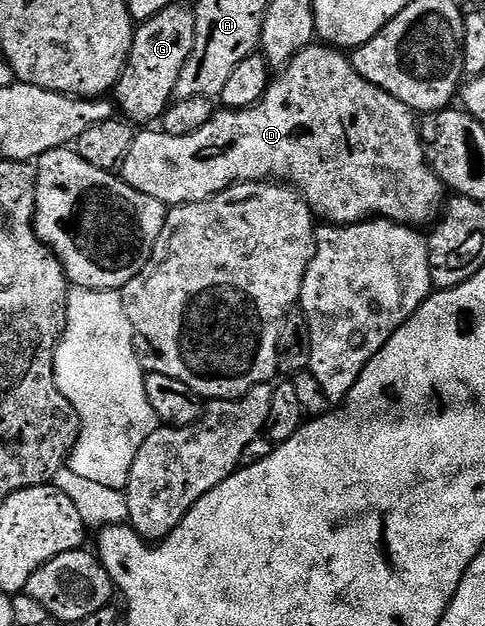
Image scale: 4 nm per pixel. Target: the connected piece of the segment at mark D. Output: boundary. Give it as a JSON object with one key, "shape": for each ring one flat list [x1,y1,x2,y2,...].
{"shape":[[310,44,306,46,305,49,299,51,283,67,280,73,278,73,281,74,278,78,276,75,270,81,269,87,265,90,265,95,255,105,248,106,245,110,218,109,211,121,203,124,203,128,199,128,199,132,191,132,191,136,171,136,170,134,161,133,160,129,157,128,142,129,145,131,142,134,140,131,134,137,131,144,131,152,127,152,127,156,120,164,120,181,126,182,131,188,135,188,138,194,145,194,149,198,164,202,166,207,172,208,207,200,211,196,215,196,219,192,231,188,236,182,267,182,276,180,282,184,292,186,296,190,297,195,309,205,314,215,325,224,350,226,356,222,363,222,378,217,398,222,404,226,422,228,421,226,427,225,426,227,428,227,434,221,435,216,442,213,443,203,447,198,447,190,446,187,441,185,437,174,425,160,425,149,421,146,419,122,415,117,414,111,408,110,403,103,395,100,395,96,383,92,383,88,375,88,375,84,363,80,363,76,359,76,359,72,355,72,352,61,346,55,344,58,341,54,344,53,340,49,328,44]]}

